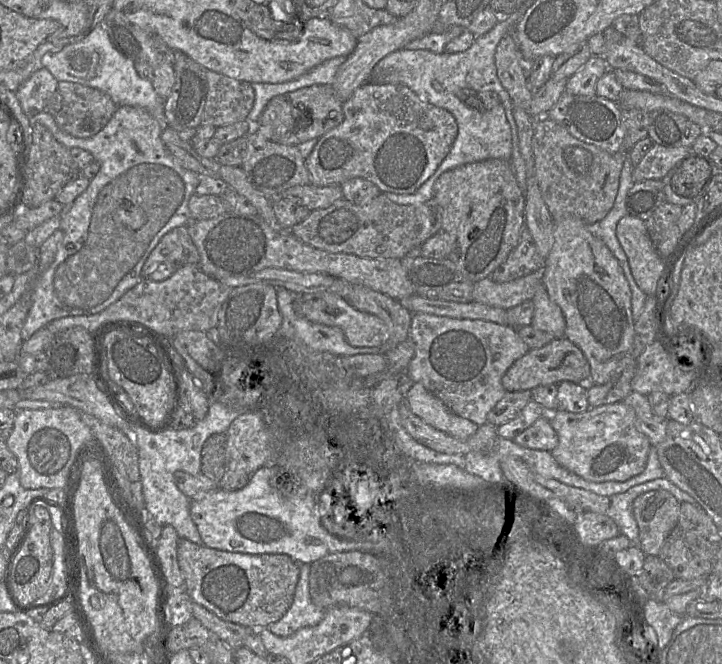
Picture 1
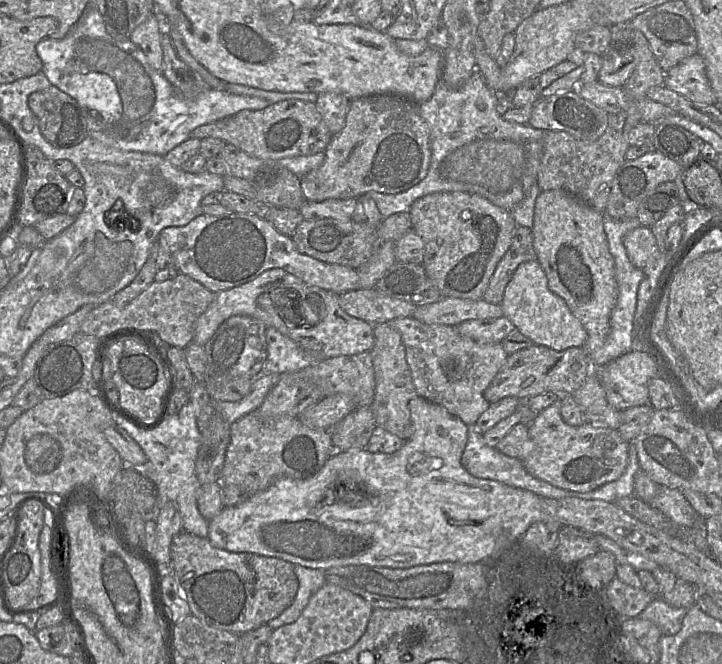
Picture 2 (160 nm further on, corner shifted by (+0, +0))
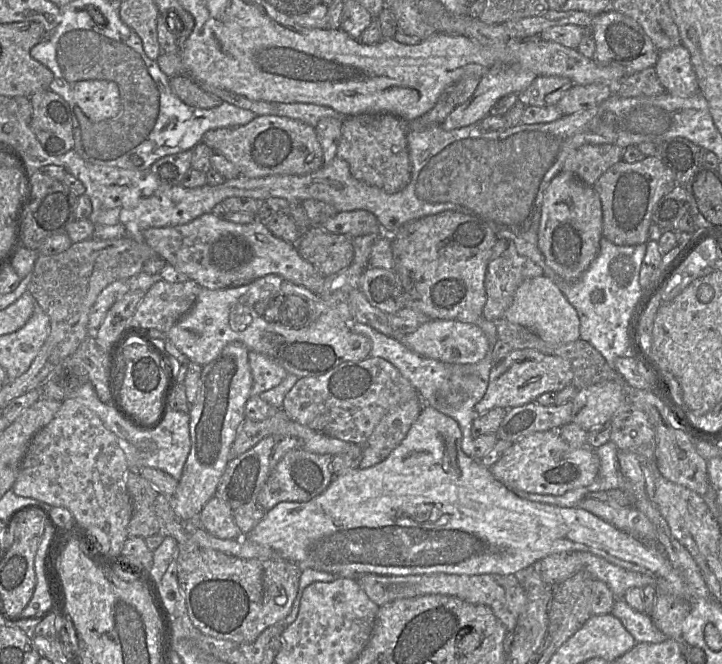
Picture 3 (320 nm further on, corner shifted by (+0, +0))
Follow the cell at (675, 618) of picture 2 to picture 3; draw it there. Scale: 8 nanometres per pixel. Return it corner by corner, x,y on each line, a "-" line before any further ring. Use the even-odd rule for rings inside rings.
624,599
616,600
610,614
621,621
636,643
662,643
668,639
654,625
651,616
634,610

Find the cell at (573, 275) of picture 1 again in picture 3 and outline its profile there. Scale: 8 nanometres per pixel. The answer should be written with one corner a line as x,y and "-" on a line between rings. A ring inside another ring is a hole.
560,171
546,187
541,206
538,246
546,264
567,281
575,281
580,278
599,254
602,226
602,203
594,187
584,183
572,172

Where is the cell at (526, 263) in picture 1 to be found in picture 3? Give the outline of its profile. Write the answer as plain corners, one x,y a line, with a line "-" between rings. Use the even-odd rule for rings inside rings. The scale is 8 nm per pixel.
497,239
484,279
486,302
482,312
483,318
494,322
501,320
505,311
512,304
515,291
519,285
527,279
538,277
542,274
542,268
529,258
520,255
511,240

